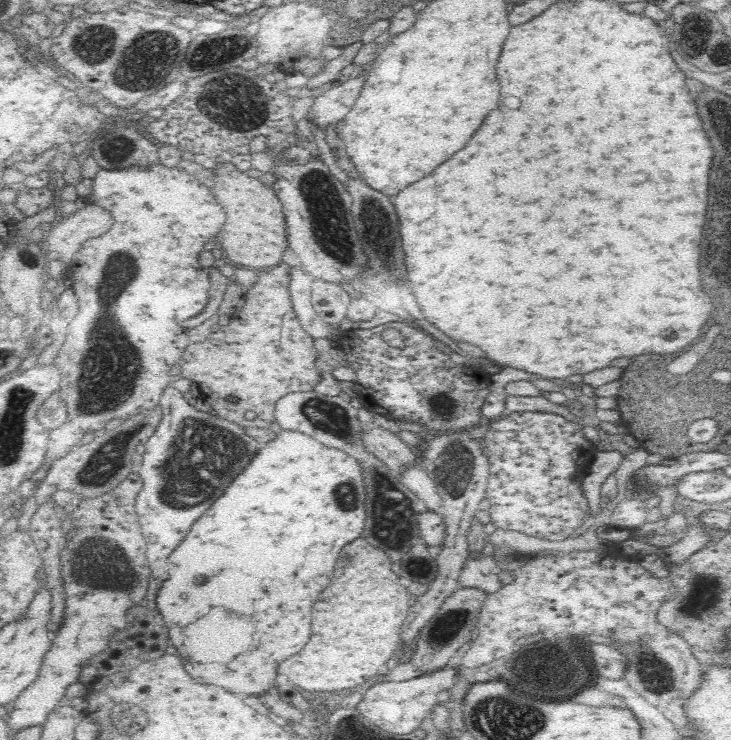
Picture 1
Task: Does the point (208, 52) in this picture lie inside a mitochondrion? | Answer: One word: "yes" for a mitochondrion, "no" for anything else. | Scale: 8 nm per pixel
yes

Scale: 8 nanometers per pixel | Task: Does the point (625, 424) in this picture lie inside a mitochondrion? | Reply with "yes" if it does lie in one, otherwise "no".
no

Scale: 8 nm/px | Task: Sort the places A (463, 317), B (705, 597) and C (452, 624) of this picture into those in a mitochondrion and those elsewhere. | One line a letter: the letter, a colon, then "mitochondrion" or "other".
A: other
B: mitochondrion
C: mitochondrion

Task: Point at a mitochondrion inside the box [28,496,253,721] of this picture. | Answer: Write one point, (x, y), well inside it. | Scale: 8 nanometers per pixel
(110, 568)

